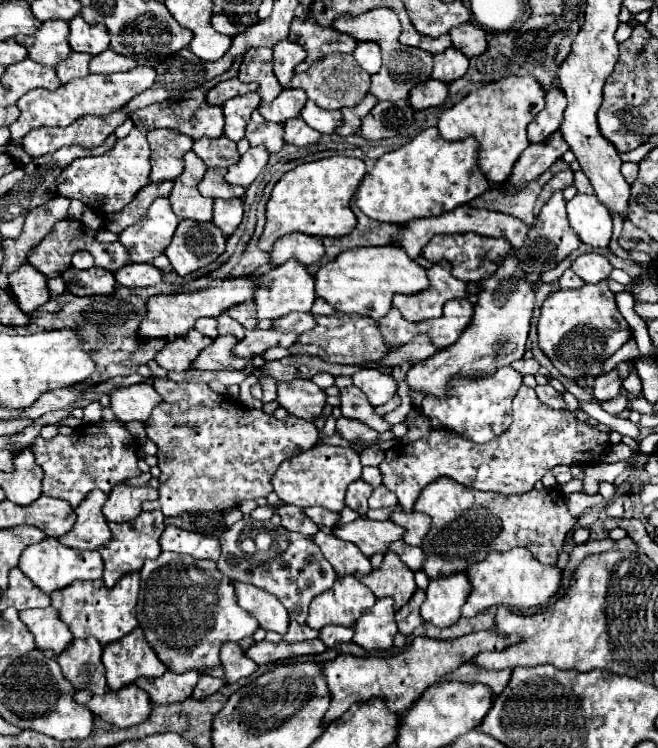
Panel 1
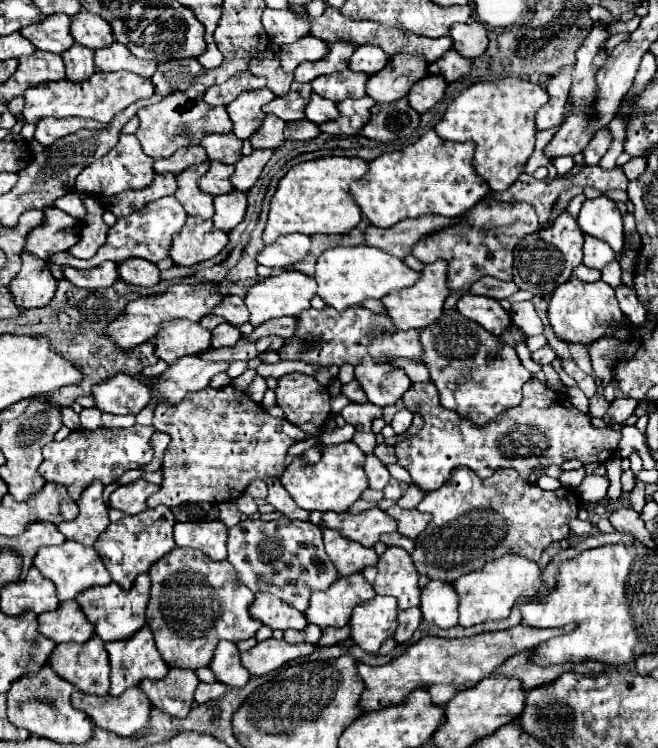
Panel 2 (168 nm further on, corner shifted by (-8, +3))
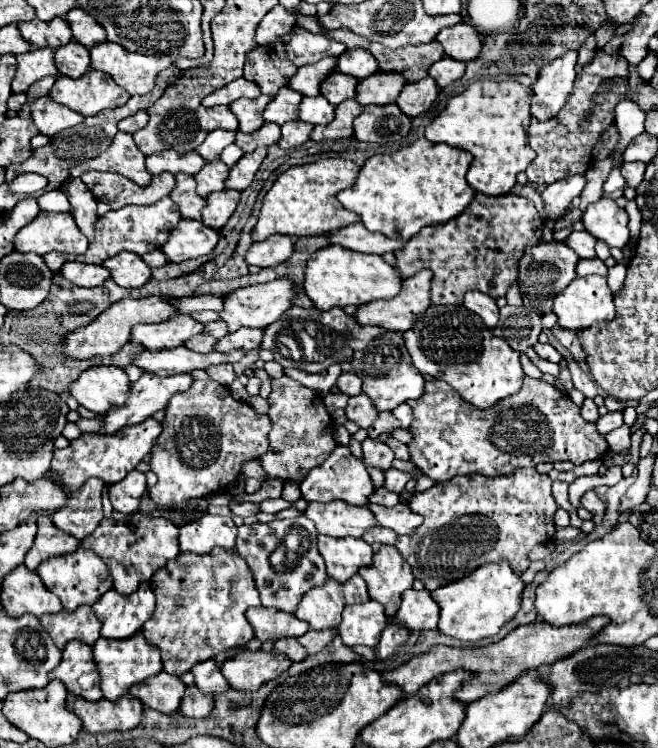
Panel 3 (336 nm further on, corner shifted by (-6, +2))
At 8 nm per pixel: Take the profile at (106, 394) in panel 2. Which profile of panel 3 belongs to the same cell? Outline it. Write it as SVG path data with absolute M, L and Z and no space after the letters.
M93 366L79 374L69 386L69 394L87 410L105 414L111 406L123 406L129 392L129 378L117 366Z

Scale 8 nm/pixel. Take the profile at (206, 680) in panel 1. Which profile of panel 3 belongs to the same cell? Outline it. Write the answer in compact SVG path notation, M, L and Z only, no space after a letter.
M187 686L179 712L189 718L207 718L211 710L213 710L213 696L203 694L201 690L197 690L197 686Z

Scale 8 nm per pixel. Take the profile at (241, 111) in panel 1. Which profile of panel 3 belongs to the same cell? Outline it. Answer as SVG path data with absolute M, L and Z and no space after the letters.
M261 94L259 98L255 98L255 100L249 100L249 98L239 98L239 100L235 100L229 108L231 108L231 112L237 116L237 120L239 120L239 130L241 132L255 132L255 130L259 130L263 124L265 124L265 120L263 120L263 110L265 110L265 106L271 102L273 98L271 96L265 96L265 94Z

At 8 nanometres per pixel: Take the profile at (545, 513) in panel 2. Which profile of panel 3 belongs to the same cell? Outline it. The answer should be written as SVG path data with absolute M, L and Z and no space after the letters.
M521 468L511 476L499 478L485 478L481 474L457 476L449 482L435 484L429 490L415 492L409 508L423 516L423 524L411 536L397 536L395 548L409 562L413 576L419 578L427 590L455 582L487 562L507 560L517 574L523 574L529 566L527 554L531 548L551 540L555 534L553 514L557 510L557 502L551 496L551 478L547 474L539 474L535 468Z

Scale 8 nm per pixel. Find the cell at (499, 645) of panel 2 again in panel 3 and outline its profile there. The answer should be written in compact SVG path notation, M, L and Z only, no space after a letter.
M595 616L595 618L589 618L581 624L555 628L555 626L549 626L543 620L535 620L531 624L517 626L513 632L509 632L509 636L505 636L503 640L489 644L485 648L435 646L427 654L415 656L411 662L403 664L401 668L395 668L391 672L383 672L383 678L401 686L405 690L405 694L415 694L421 686L425 686L425 682L439 678L445 672L455 672L455 670L463 668L463 670L471 672L473 678L465 682L465 686L457 692L457 698L471 704L471 702L475 702L475 700L479 700L479 698L483 698L491 692L499 692L505 686L513 684L527 670L535 670L543 664L559 662L561 658L569 658L577 650L583 650L593 640L593 634L597 634L597 630L605 628L605 622L609 622L609 618Z

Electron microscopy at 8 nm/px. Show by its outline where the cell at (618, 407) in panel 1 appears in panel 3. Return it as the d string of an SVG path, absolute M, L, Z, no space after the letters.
M607 412L605 416L601 416L597 422L595 422L595 430L599 434L609 434L611 430L619 428L623 424L623 414L621 412Z

